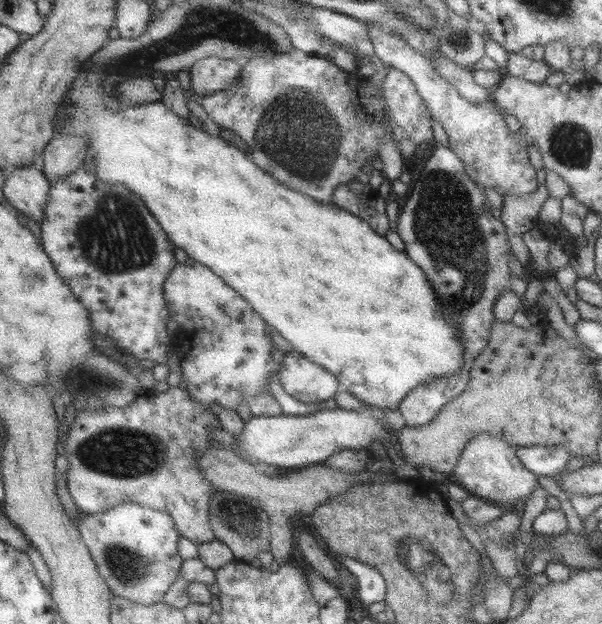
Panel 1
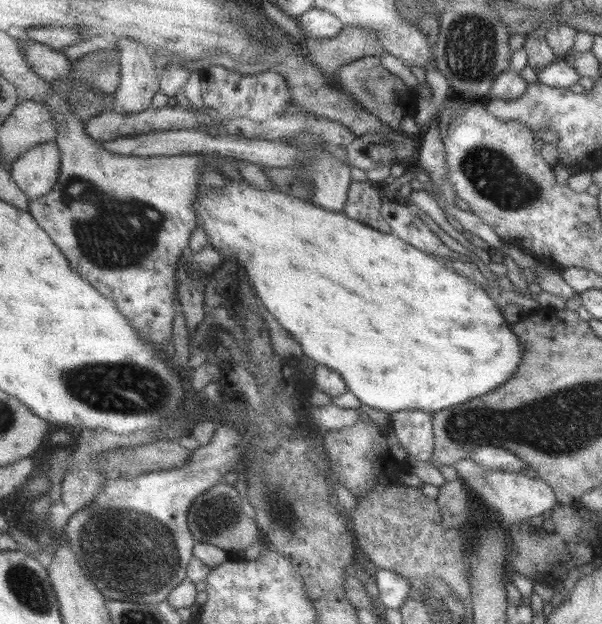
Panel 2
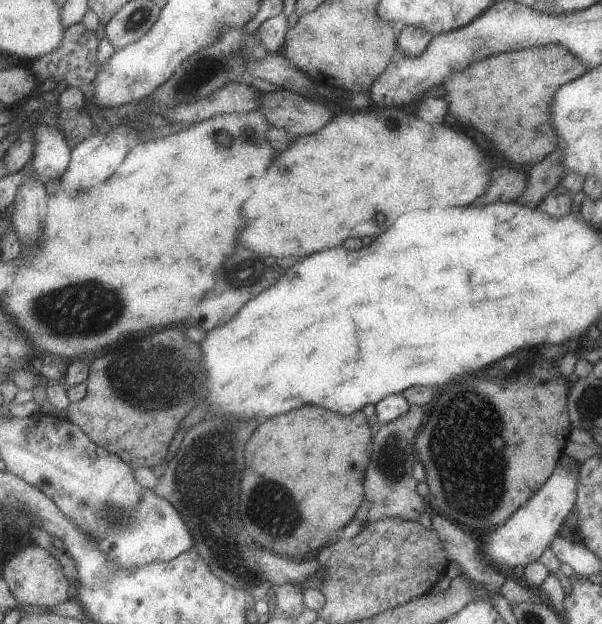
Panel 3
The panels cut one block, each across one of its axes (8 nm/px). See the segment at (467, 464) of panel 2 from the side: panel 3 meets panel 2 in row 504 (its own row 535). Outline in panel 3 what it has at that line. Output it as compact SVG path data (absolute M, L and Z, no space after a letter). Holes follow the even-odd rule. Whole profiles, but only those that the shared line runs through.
M556 465L542 488L508 520L505 520L500 528L488 534L481 550L485 557L488 557L496 568L508 574L511 574L516 566L525 567L527 564L536 562L540 555L548 550L547 547L557 536L564 519L575 508L578 479L579 475L572 466L562 468L561 465Z

